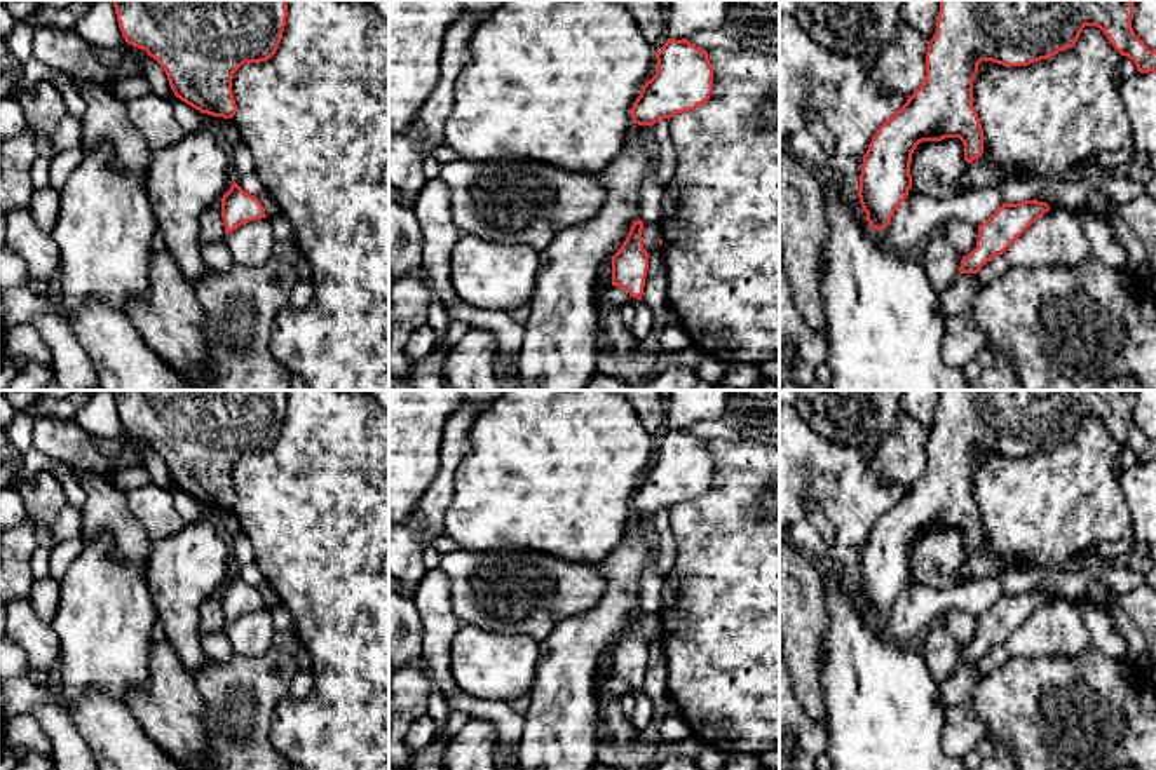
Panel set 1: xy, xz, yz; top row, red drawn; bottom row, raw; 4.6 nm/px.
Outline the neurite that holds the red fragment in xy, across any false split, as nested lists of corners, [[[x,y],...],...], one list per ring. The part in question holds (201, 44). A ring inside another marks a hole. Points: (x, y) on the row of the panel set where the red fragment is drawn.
[[[112,0],[122,37],[143,49],[166,71],[176,98],[213,117],[232,118],[237,105],[232,94],[234,73],[244,63],[270,59],[282,38],[288,0]]]

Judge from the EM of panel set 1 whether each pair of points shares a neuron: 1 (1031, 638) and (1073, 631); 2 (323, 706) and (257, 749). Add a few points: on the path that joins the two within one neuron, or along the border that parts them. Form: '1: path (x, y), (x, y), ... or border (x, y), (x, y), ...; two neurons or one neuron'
1: path (1041, 636), (1062, 631); one neuron
2: border (281, 701), (272, 715), (269, 734), (276, 751); two neurons

